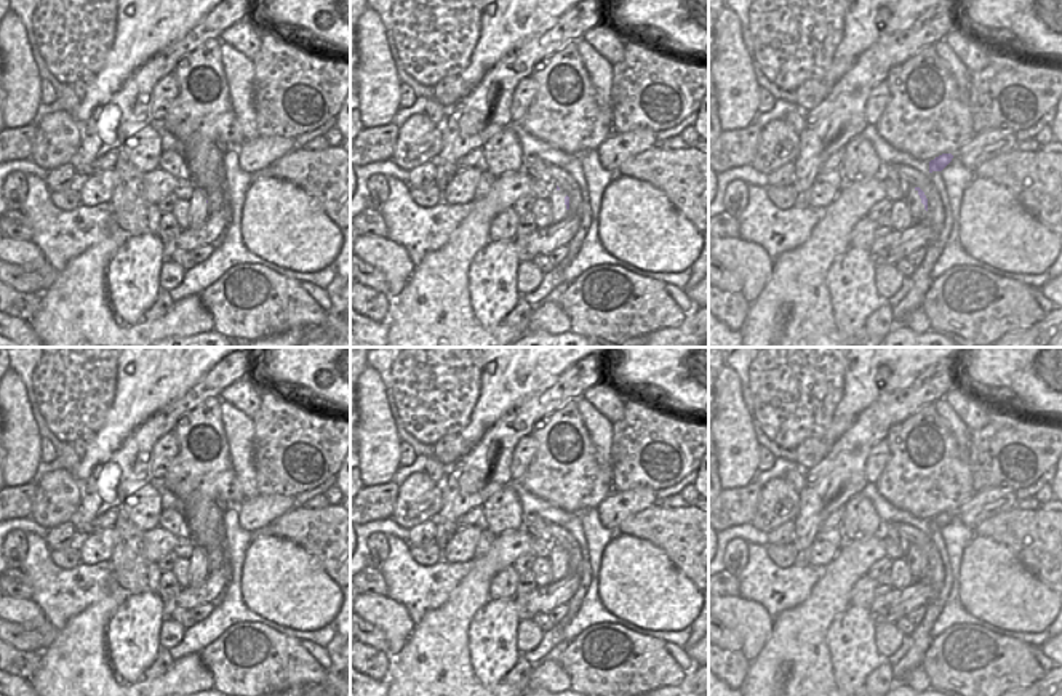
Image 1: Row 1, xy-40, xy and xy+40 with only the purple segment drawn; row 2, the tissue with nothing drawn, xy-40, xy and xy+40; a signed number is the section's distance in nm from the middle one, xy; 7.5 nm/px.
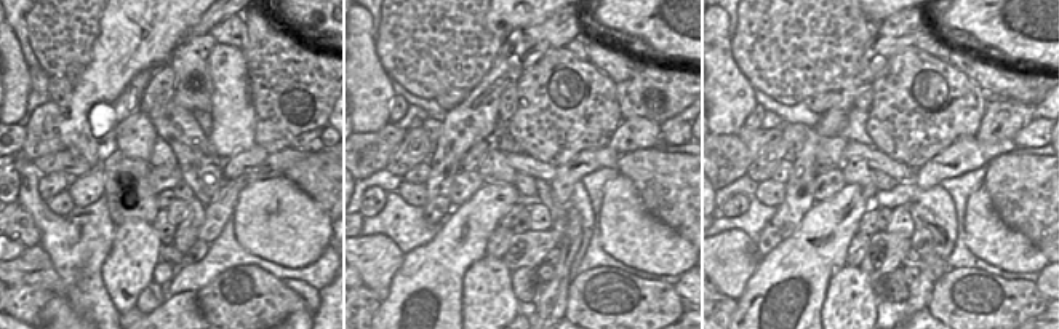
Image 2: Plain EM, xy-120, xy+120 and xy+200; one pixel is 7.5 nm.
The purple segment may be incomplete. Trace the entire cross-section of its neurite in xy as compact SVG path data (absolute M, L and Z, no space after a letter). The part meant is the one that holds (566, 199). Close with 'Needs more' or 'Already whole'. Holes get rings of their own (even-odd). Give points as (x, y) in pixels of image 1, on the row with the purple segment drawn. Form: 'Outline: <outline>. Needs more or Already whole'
Outline: M558 186L552 189L550 197L549 197L549 203L552 208L553 222L560 222L568 216L569 197Z. Needs more.

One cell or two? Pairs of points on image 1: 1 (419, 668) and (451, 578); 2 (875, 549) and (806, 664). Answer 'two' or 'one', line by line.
1: two
2: one

